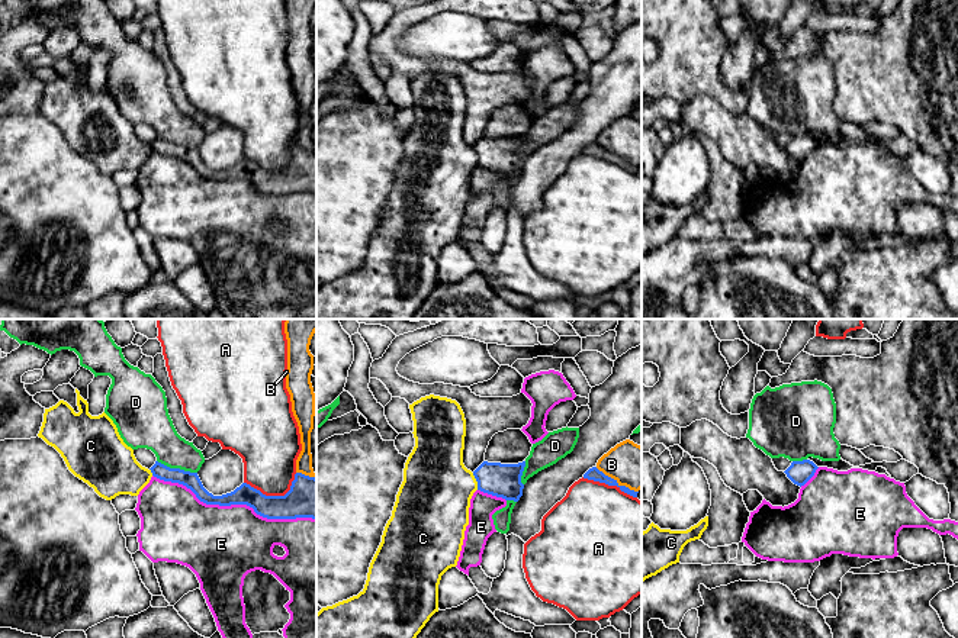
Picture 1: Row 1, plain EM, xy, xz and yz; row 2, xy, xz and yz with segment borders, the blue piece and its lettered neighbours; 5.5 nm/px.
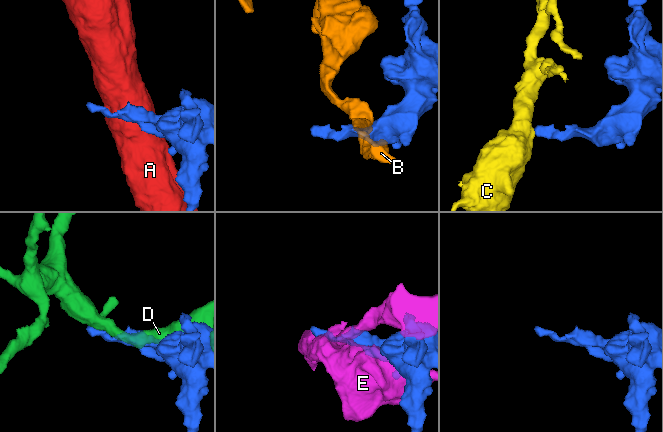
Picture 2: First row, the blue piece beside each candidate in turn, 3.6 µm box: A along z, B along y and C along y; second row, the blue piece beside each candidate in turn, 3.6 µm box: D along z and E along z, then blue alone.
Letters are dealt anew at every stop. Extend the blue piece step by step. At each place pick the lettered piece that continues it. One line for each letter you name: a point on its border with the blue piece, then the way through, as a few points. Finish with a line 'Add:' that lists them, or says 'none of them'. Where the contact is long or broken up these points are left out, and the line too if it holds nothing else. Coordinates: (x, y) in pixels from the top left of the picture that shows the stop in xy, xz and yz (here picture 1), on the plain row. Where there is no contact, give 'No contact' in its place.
Add: none of them

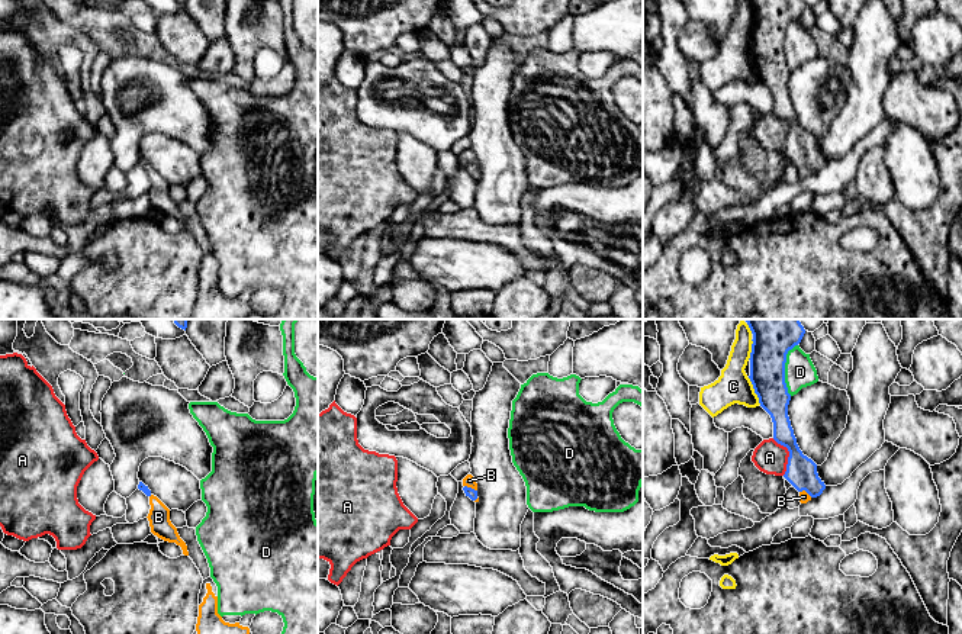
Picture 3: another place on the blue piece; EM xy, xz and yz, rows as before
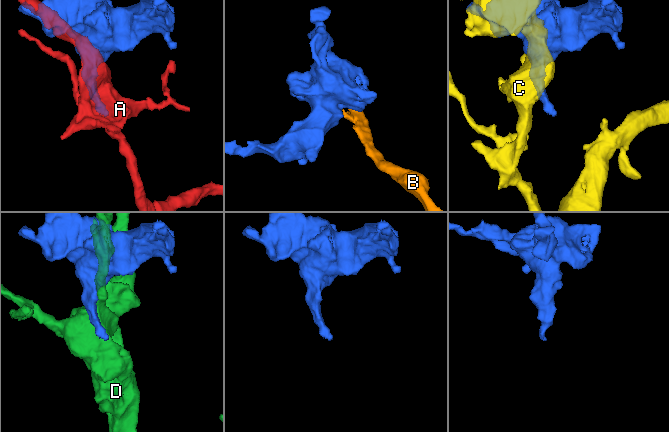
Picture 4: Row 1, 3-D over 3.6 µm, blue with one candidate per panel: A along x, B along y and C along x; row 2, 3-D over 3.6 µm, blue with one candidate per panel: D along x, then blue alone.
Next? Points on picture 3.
B: Touches blue at xz (470, 163). Path across: xz (472, 169), (470, 163), (469, 155)
Add: B

